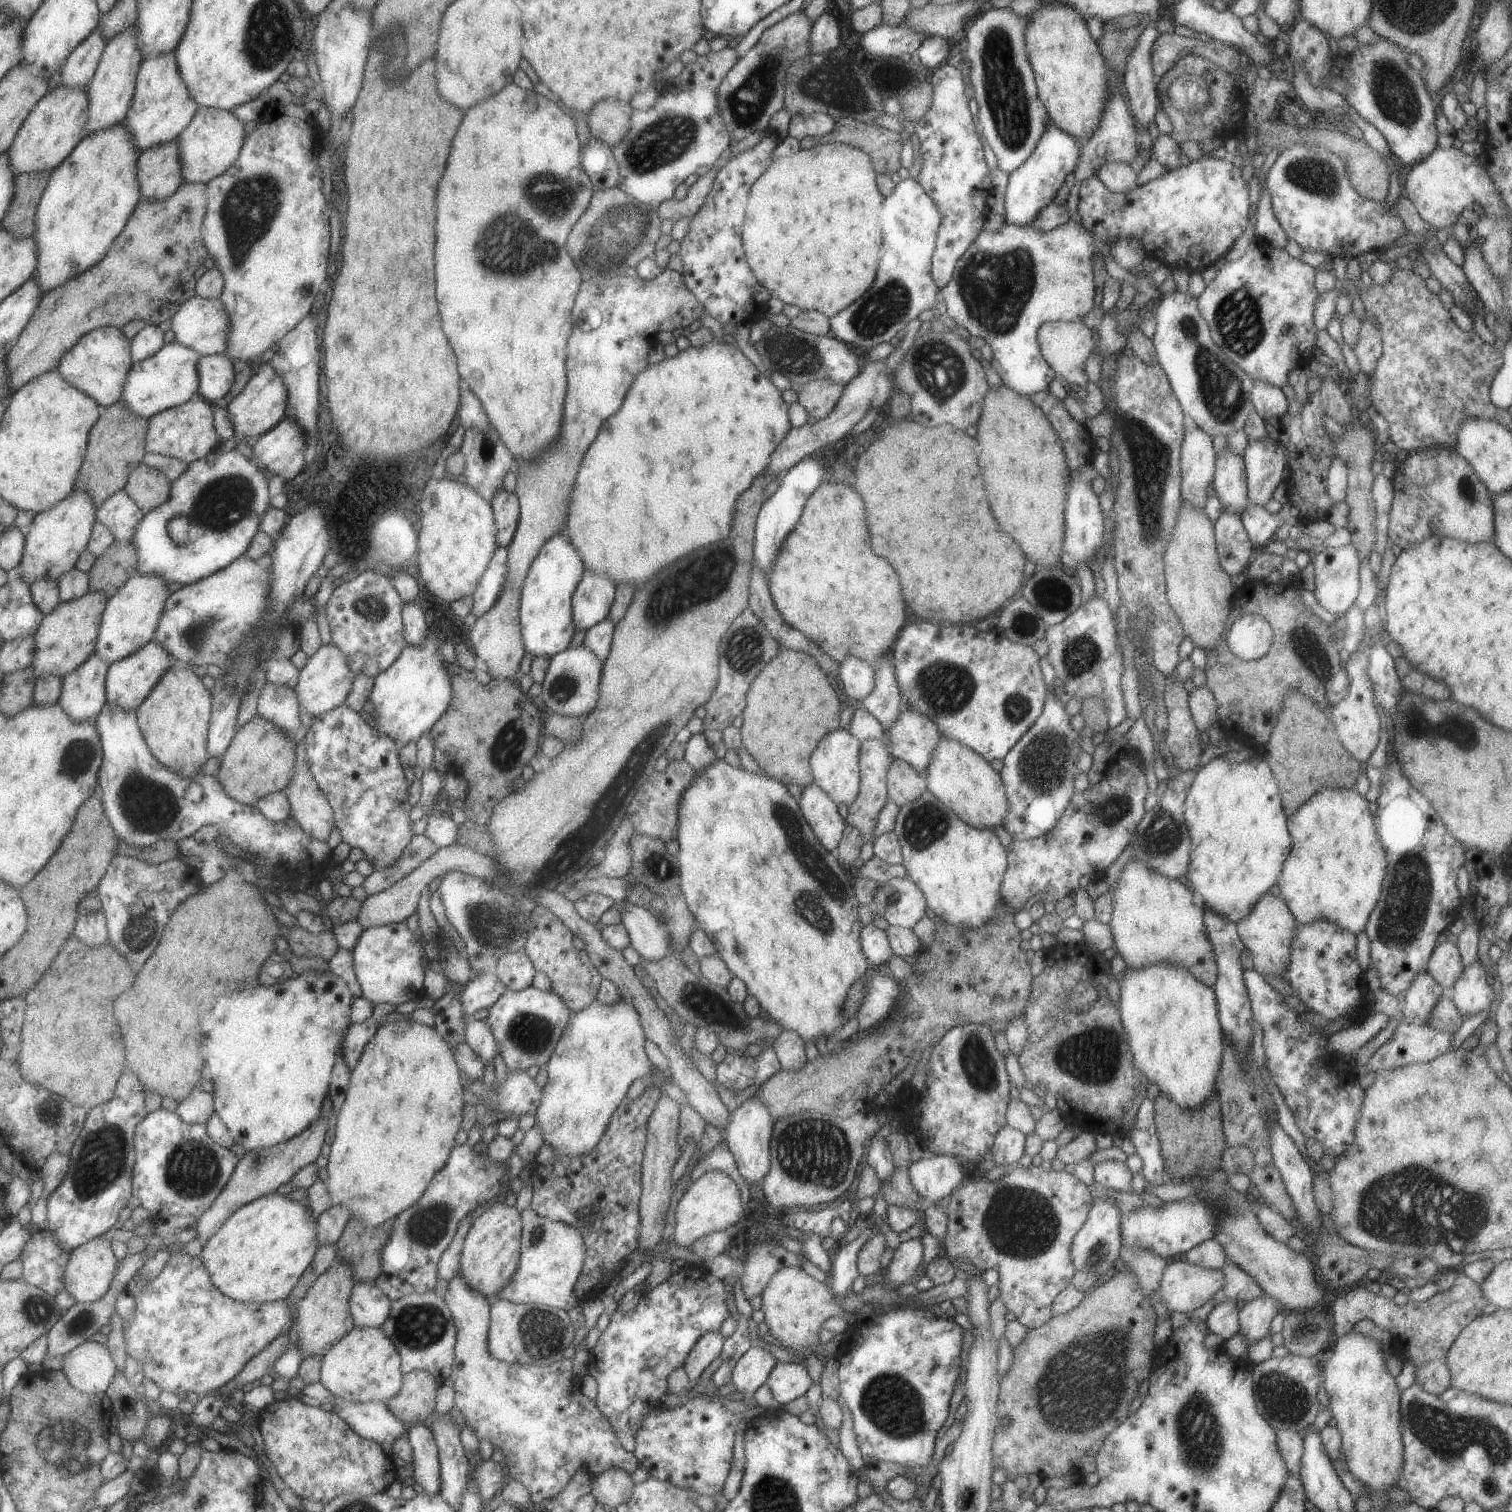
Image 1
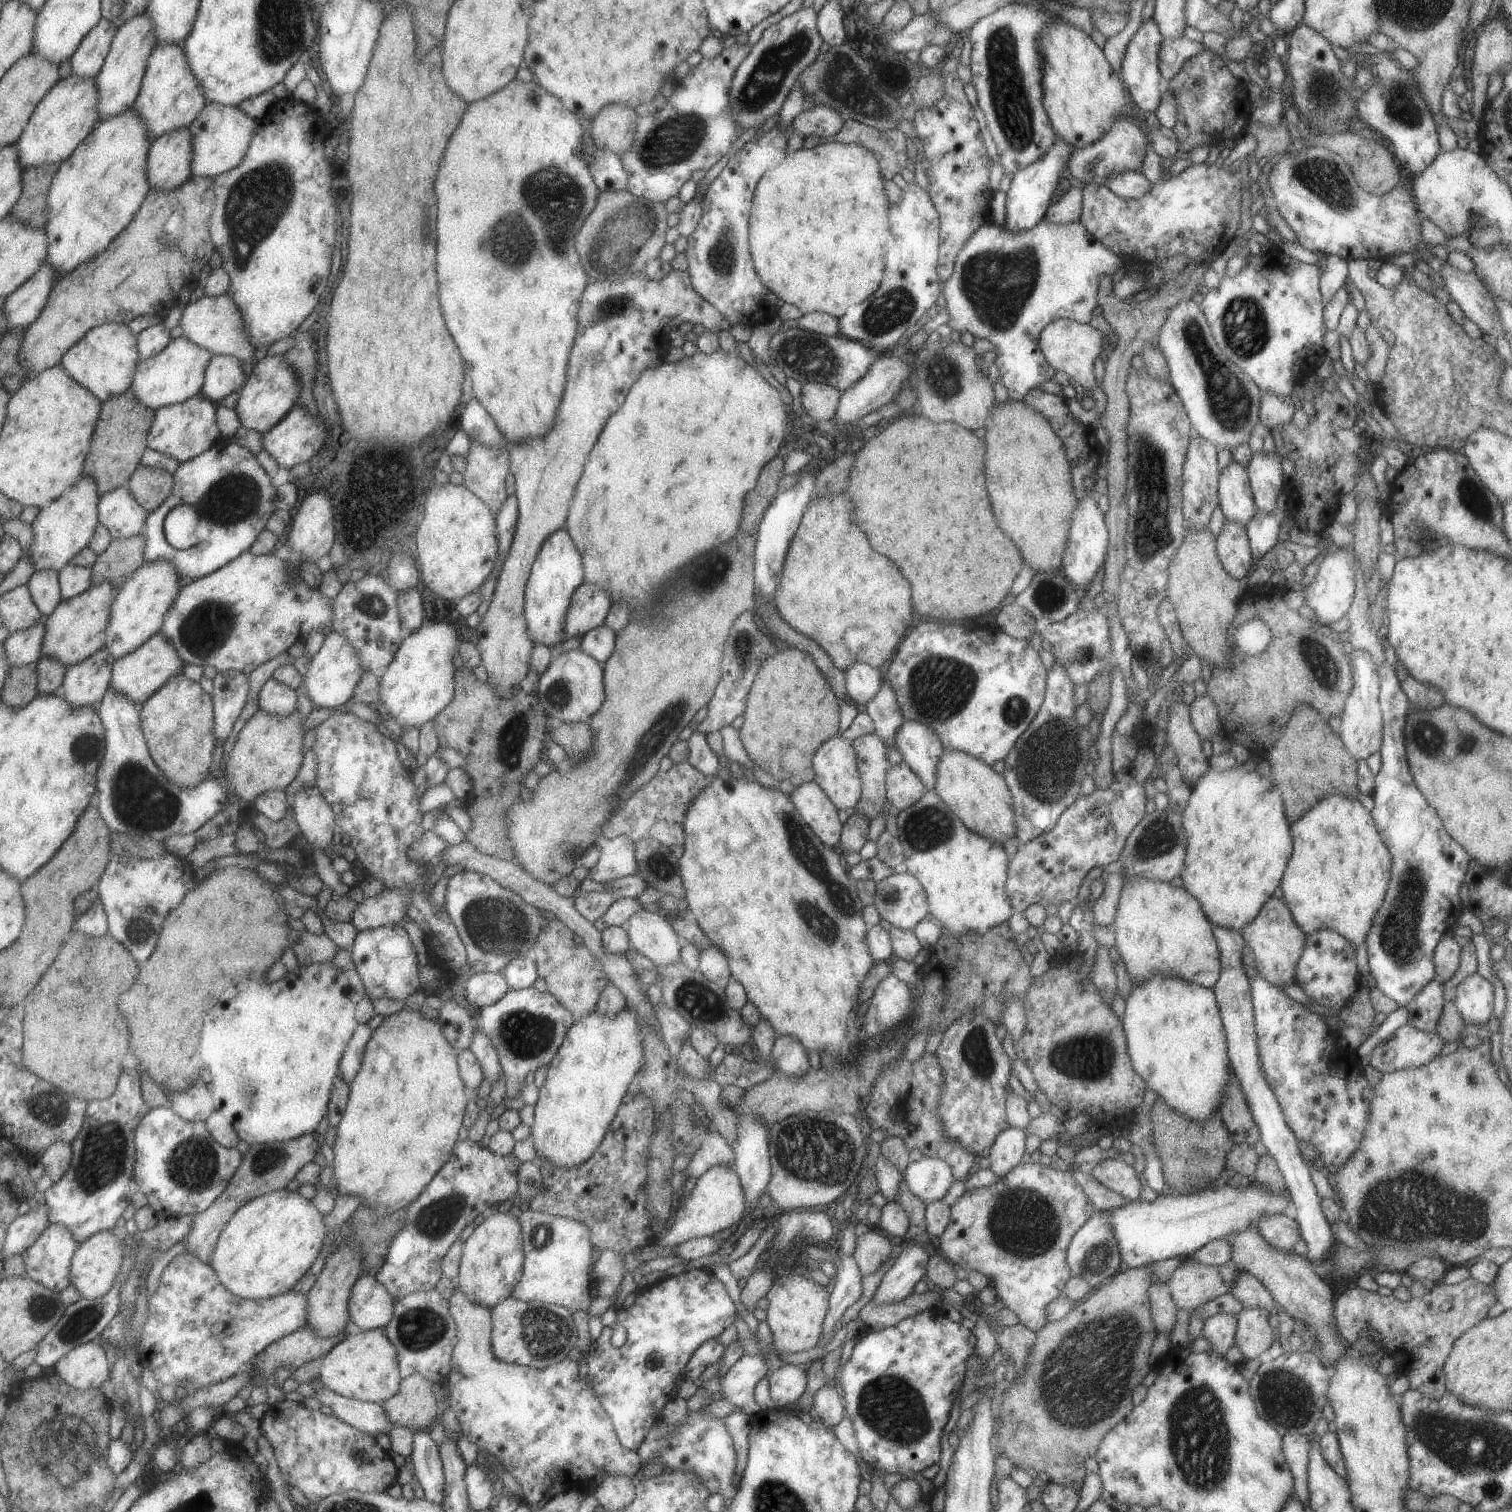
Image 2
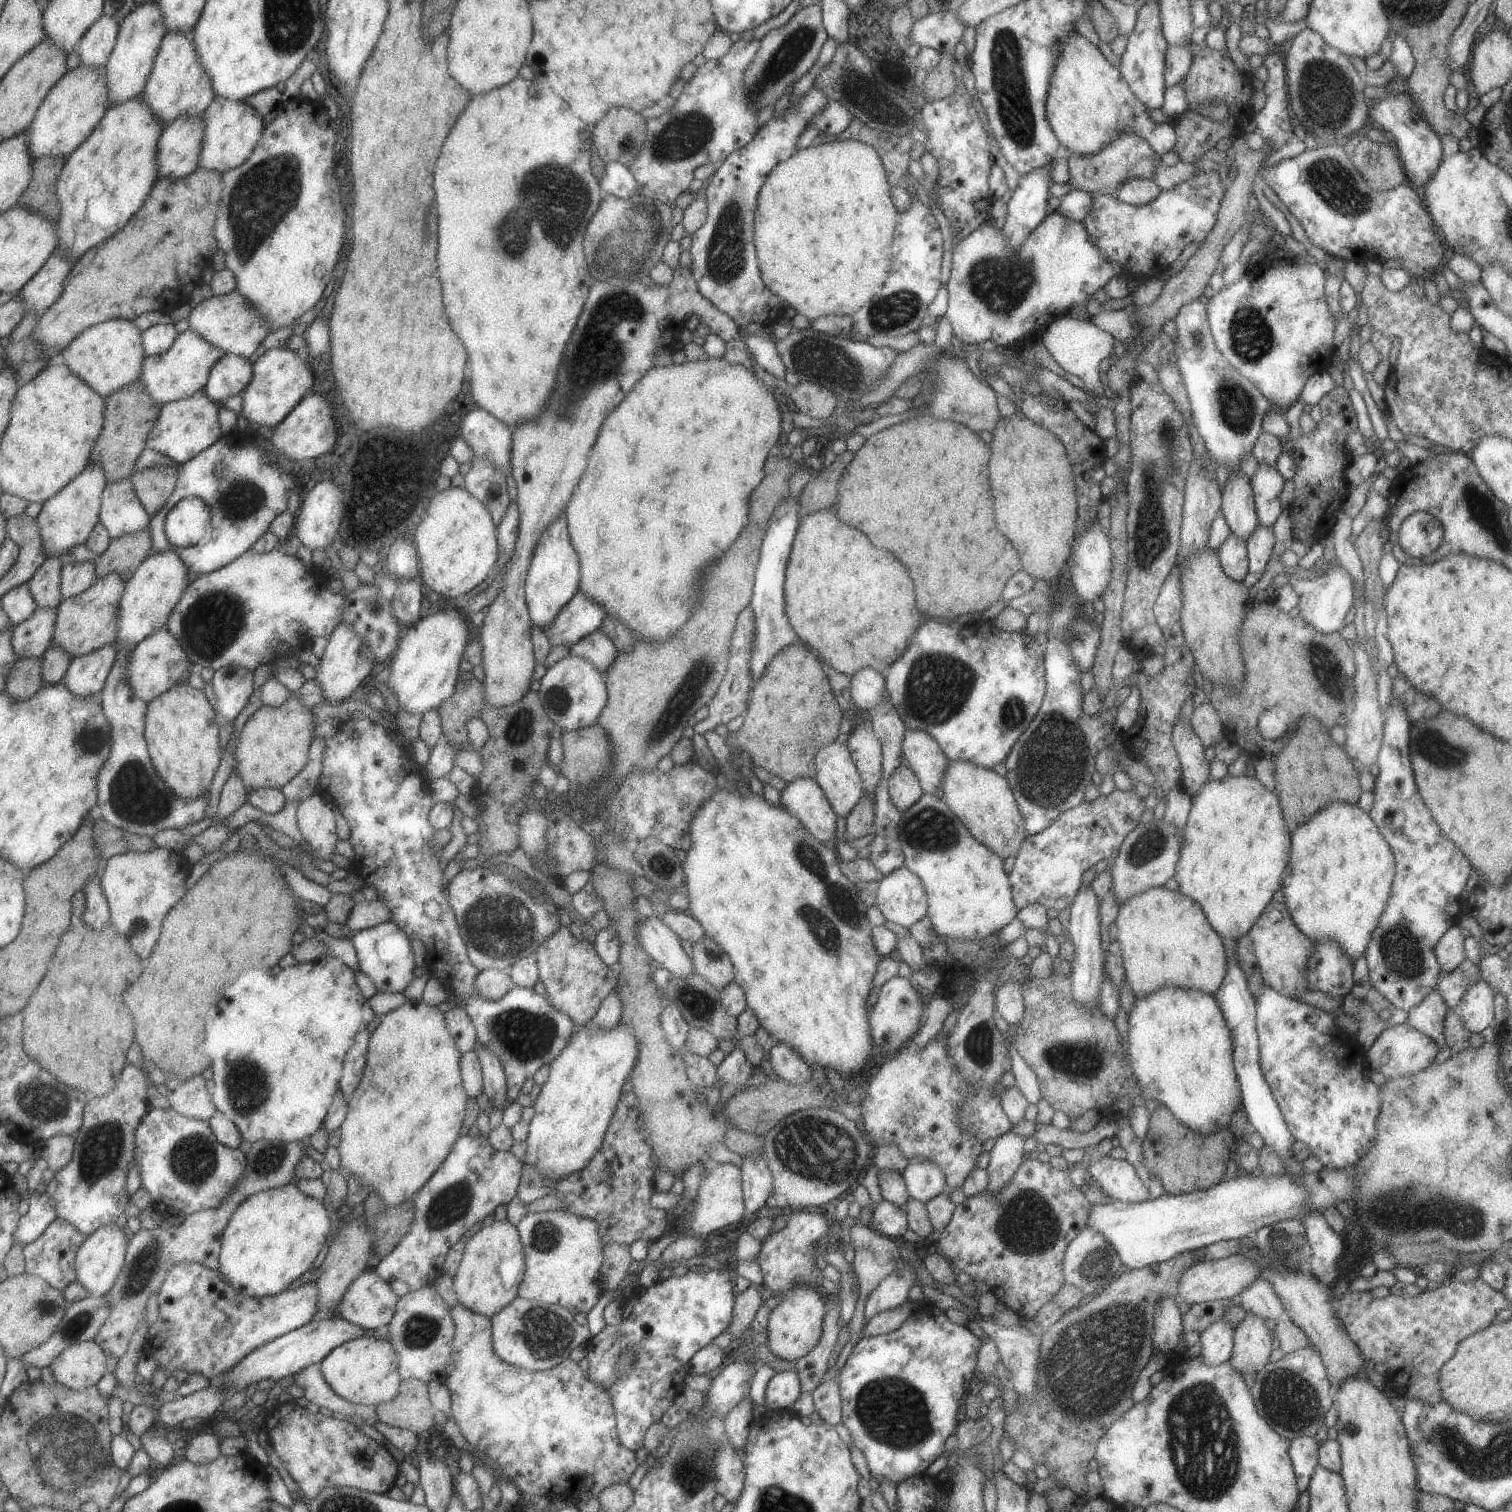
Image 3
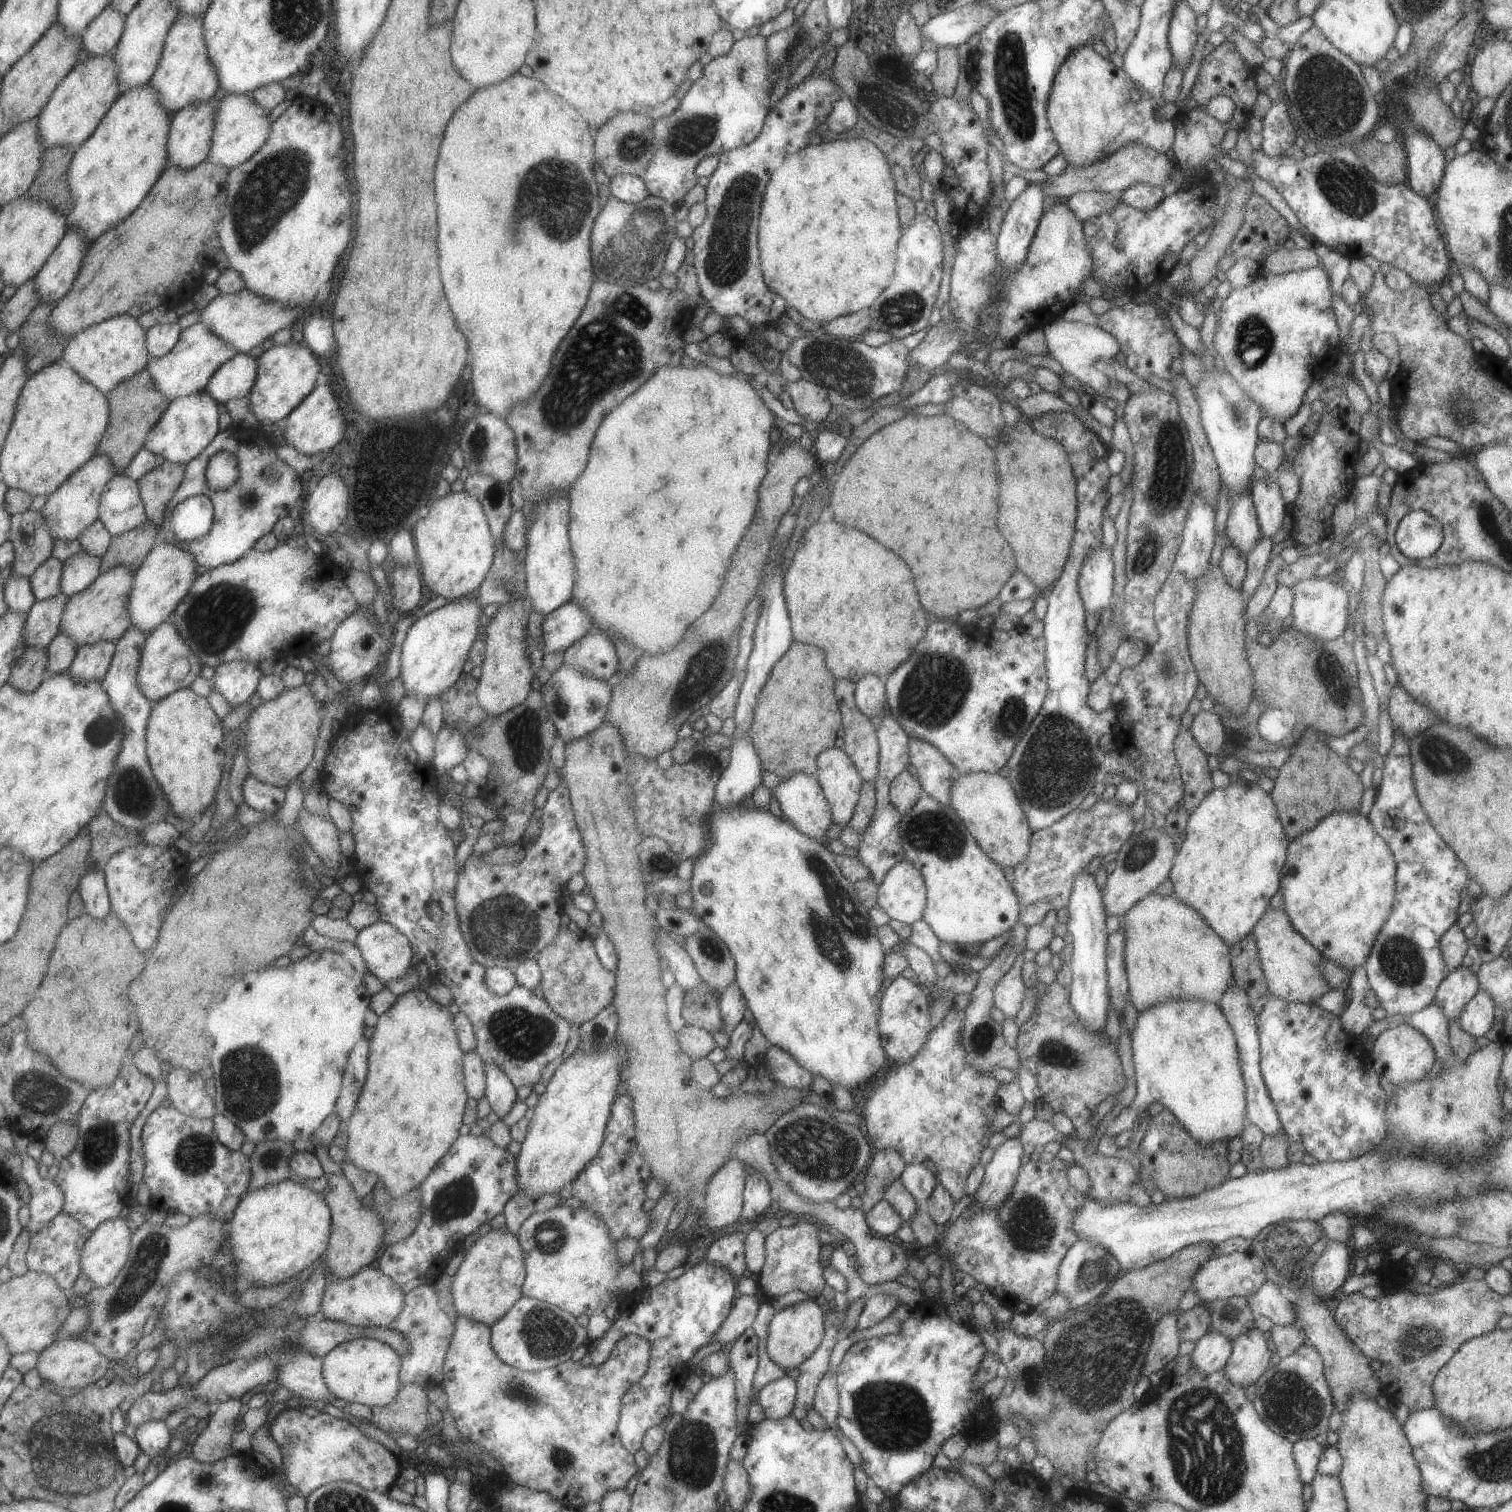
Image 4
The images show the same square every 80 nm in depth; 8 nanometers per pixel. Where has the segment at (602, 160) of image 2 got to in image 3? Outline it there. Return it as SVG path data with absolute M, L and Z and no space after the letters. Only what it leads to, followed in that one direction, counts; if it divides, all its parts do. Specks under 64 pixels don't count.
M615 161L605 164L599 186L602 194L609 193L621 200L640 194L631 170Z

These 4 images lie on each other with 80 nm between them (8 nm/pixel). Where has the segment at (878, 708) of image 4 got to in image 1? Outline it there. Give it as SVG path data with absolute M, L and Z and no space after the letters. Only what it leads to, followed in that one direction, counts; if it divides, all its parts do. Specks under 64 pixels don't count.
M854 656L845 657L838 664L840 694L858 701L874 687L874 670L870 664Z

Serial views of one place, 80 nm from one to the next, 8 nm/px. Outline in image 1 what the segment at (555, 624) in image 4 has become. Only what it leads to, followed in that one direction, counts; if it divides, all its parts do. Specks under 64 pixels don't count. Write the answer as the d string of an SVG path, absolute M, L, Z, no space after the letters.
M584 568L571 597L574 631L587 630L606 618L616 593L610 578Z

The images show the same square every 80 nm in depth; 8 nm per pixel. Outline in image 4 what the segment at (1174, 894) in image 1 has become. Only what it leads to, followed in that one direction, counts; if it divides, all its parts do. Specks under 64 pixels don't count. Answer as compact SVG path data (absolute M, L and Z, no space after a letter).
M1151 892L1137 900L1119 921L1125 936L1124 962L1128 1000L1137 1012L1147 1010L1157 1002L1181 998L1201 998L1218 1003L1232 978L1229 946L1207 926L1207 922L1201 918L1201 914L1197 914L1197 910L1193 910L1175 896L1160 896Z

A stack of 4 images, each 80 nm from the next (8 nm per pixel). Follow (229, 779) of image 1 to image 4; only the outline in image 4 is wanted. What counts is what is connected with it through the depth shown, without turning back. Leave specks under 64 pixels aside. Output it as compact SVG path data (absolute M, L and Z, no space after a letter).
M301 684L297 688L285 689L273 700L263 702L245 721L245 758L247 758L247 776L257 778L257 782L269 784L279 788L287 787L312 760L315 740L317 740L318 729L322 723L319 710L324 706L323 702L317 702L309 690L307 684Z

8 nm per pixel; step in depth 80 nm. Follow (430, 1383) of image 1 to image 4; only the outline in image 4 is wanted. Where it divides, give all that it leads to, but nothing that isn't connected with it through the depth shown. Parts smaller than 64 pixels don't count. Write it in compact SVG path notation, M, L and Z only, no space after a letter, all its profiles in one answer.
M403 1382L389 1405L371 1408L371 1421L393 1438L399 1434L417 1437L429 1424L428 1405L425 1388Z

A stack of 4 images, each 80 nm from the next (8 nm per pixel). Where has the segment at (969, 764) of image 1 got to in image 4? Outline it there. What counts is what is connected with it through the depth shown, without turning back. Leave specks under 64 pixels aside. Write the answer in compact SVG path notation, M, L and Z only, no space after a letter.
M958 772L951 782L949 790L949 806L953 812L963 822L965 829L971 834L975 843L992 861L1002 868L1014 868L1027 854L1029 854L1029 838L1032 832L1028 828L1023 810L1015 797L1015 792L1011 787L1008 778L1003 778L999 774L987 772Z

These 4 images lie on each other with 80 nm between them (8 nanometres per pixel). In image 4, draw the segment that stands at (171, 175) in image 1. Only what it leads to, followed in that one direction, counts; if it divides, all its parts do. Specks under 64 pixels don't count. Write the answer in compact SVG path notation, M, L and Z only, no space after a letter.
M217 90L209 102L197 102L193 106L185 106L171 115L171 129L168 131L168 166L177 166L181 170L192 169L208 158L212 147L212 135L215 133L215 117L217 102L222 91Z

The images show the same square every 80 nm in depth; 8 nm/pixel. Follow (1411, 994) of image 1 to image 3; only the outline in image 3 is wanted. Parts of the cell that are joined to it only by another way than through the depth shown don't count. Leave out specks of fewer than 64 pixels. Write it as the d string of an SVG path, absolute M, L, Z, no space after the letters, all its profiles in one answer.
M1434 989L1419 1004L1407 1011L1406 1023L1431 1038L1441 1050L1446 1045L1443 1032L1446 1009L1443 999Z

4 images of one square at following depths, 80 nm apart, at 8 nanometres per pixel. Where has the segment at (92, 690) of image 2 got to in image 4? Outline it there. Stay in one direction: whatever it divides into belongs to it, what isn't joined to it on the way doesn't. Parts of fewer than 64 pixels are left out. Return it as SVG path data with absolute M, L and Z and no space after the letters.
M99 642L93 646L81 646L69 668L69 674L81 682L104 682L116 657L116 642Z

